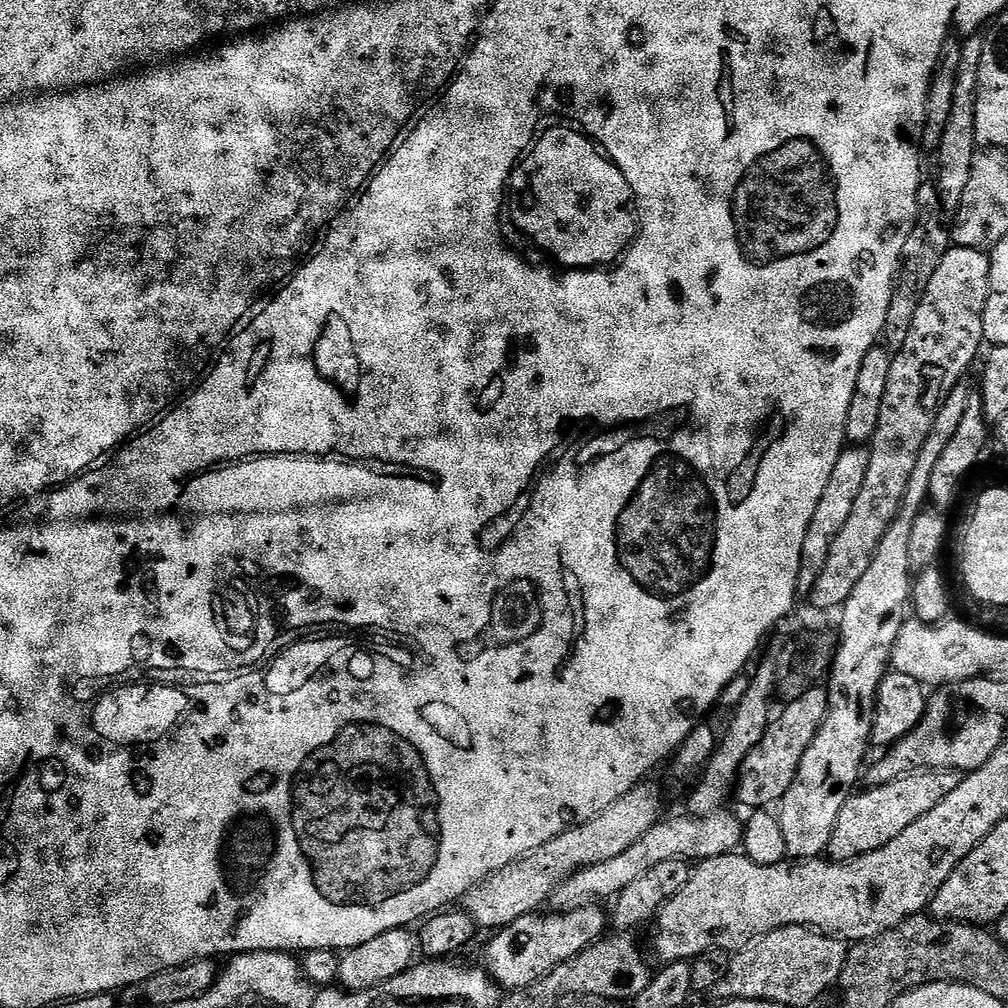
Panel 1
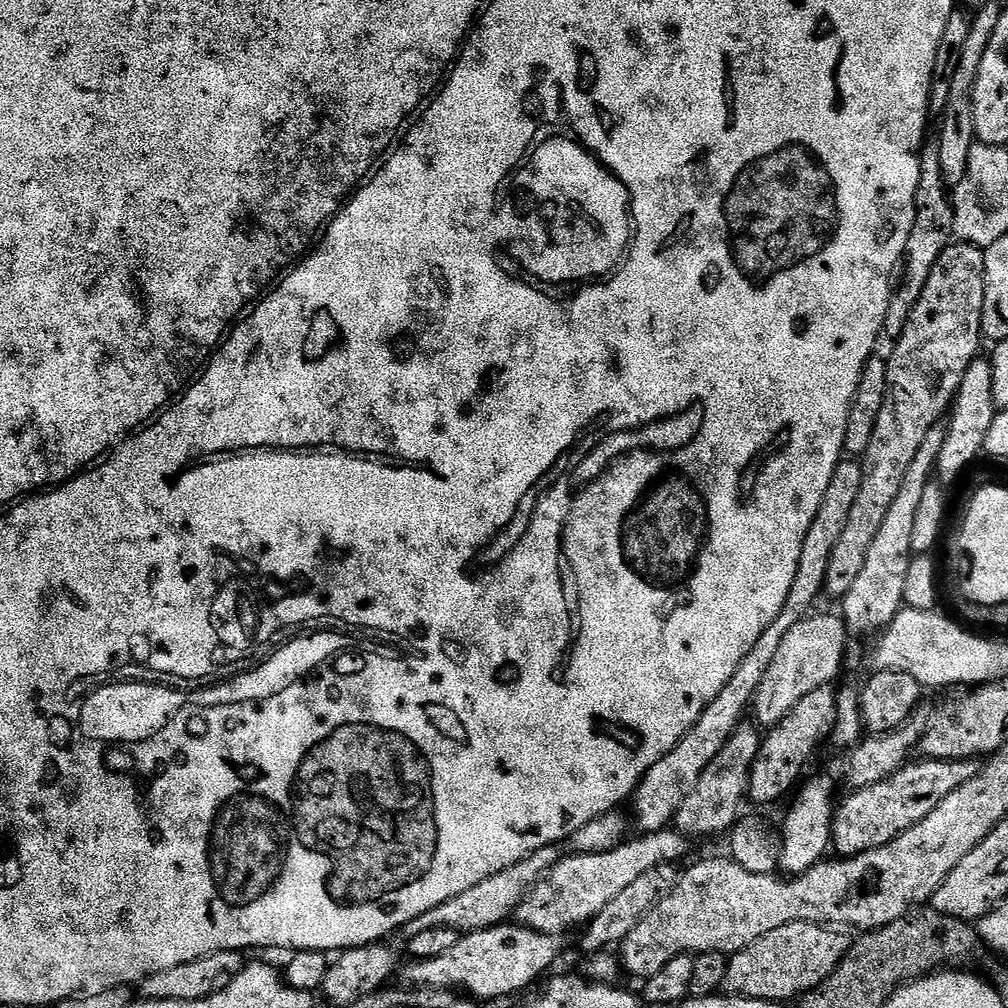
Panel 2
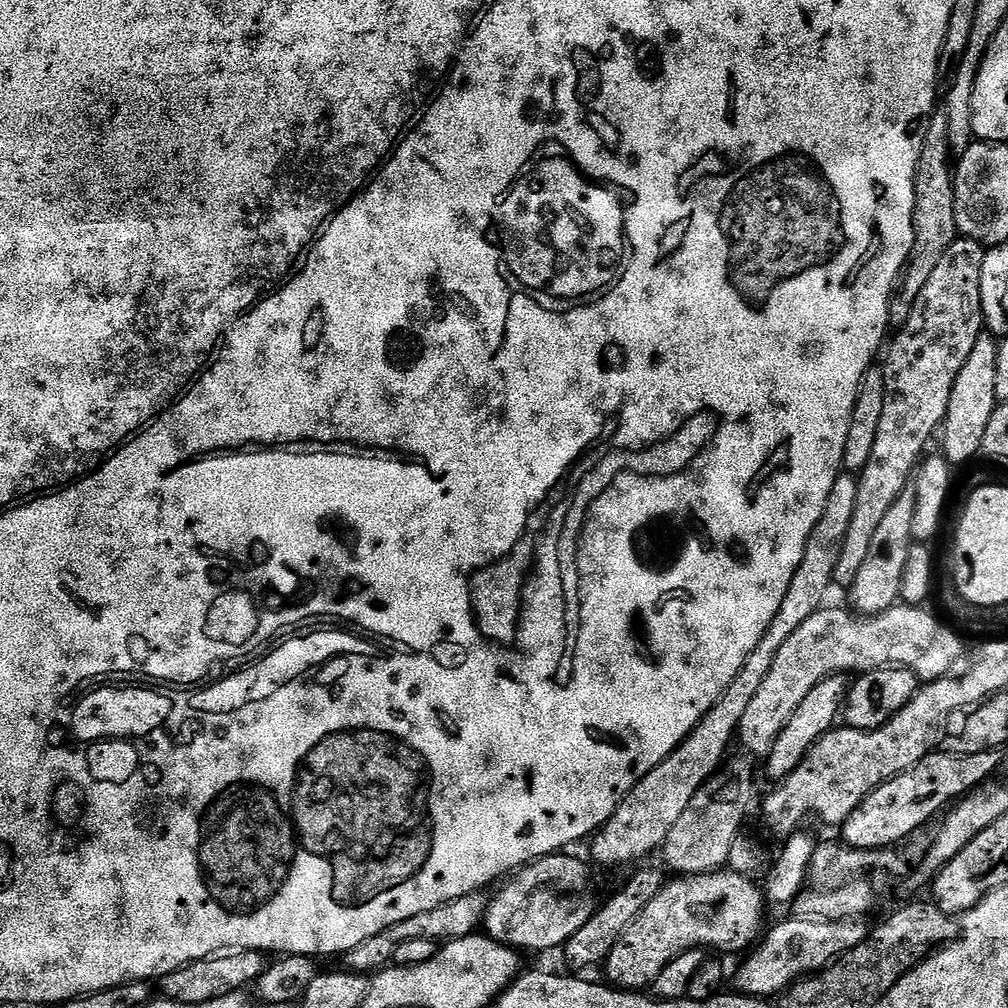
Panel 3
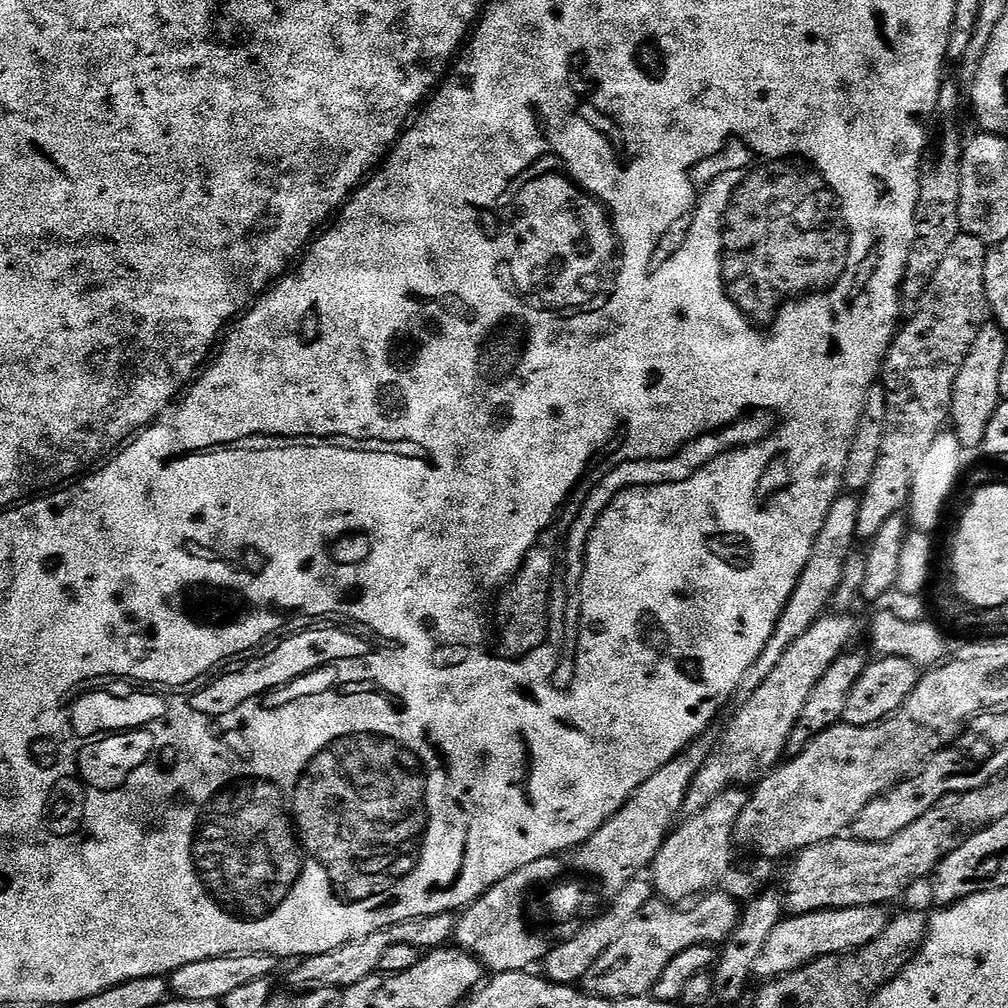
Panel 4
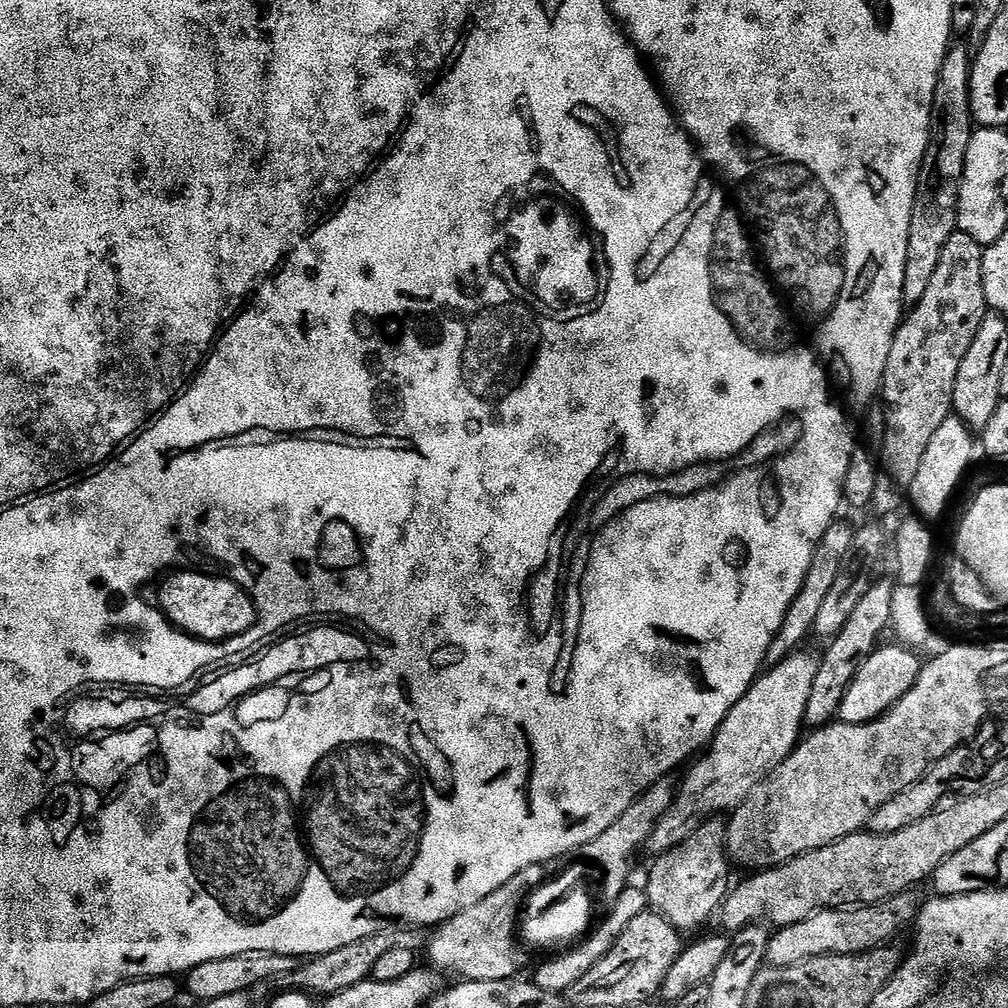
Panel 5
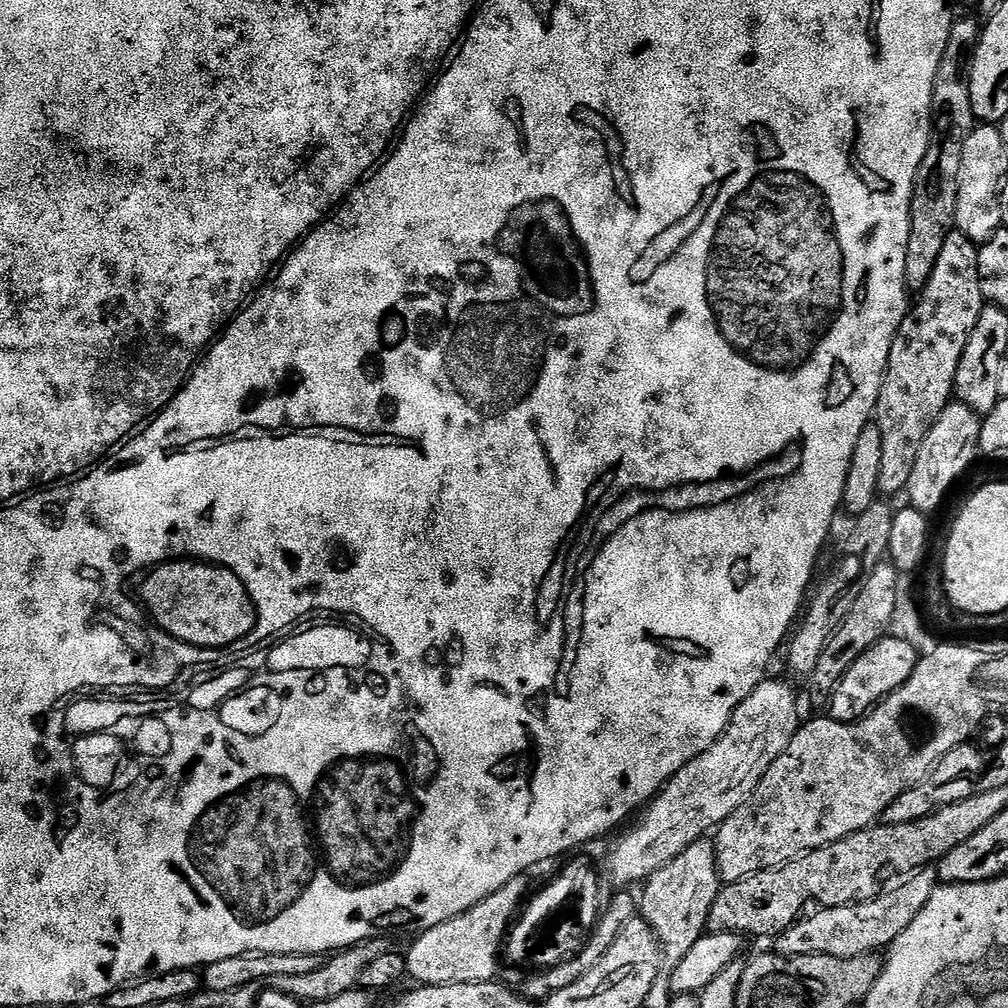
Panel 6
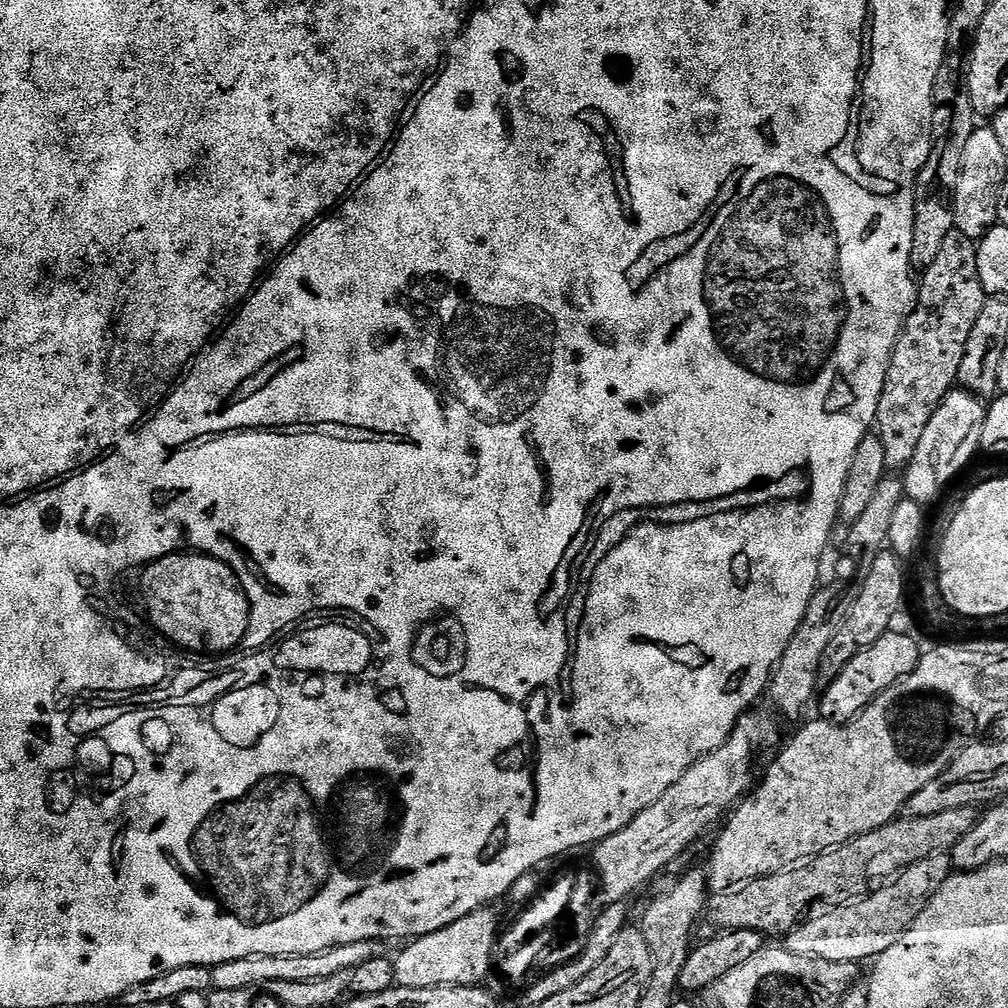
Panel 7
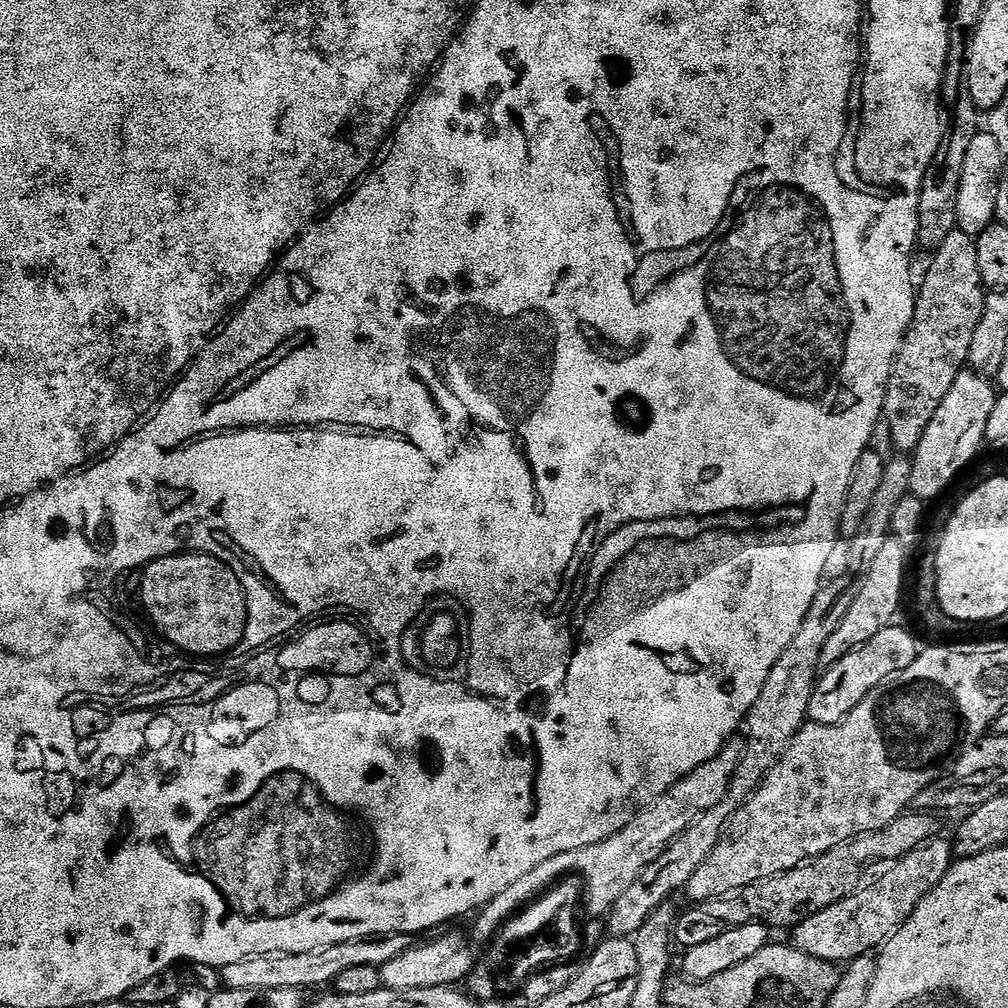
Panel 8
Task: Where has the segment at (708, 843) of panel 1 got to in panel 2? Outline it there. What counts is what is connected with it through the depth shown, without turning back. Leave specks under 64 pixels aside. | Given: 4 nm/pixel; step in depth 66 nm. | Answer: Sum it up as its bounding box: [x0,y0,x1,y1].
[515,830,689,936]

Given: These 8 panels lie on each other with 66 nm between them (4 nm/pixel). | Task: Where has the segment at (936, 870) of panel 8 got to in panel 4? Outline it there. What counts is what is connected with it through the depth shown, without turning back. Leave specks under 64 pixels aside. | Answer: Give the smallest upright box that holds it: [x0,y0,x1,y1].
[755,904,890,978]

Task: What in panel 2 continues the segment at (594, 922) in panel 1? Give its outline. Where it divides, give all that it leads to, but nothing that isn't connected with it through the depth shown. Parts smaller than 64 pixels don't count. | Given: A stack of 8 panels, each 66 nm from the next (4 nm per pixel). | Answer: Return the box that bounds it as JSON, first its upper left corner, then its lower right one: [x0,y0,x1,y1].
[403,922,560,1002]

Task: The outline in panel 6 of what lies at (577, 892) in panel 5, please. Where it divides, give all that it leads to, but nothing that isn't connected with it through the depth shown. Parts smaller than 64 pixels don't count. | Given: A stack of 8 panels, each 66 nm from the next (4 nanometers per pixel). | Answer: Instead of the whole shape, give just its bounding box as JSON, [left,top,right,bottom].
[504,854,594,966]

